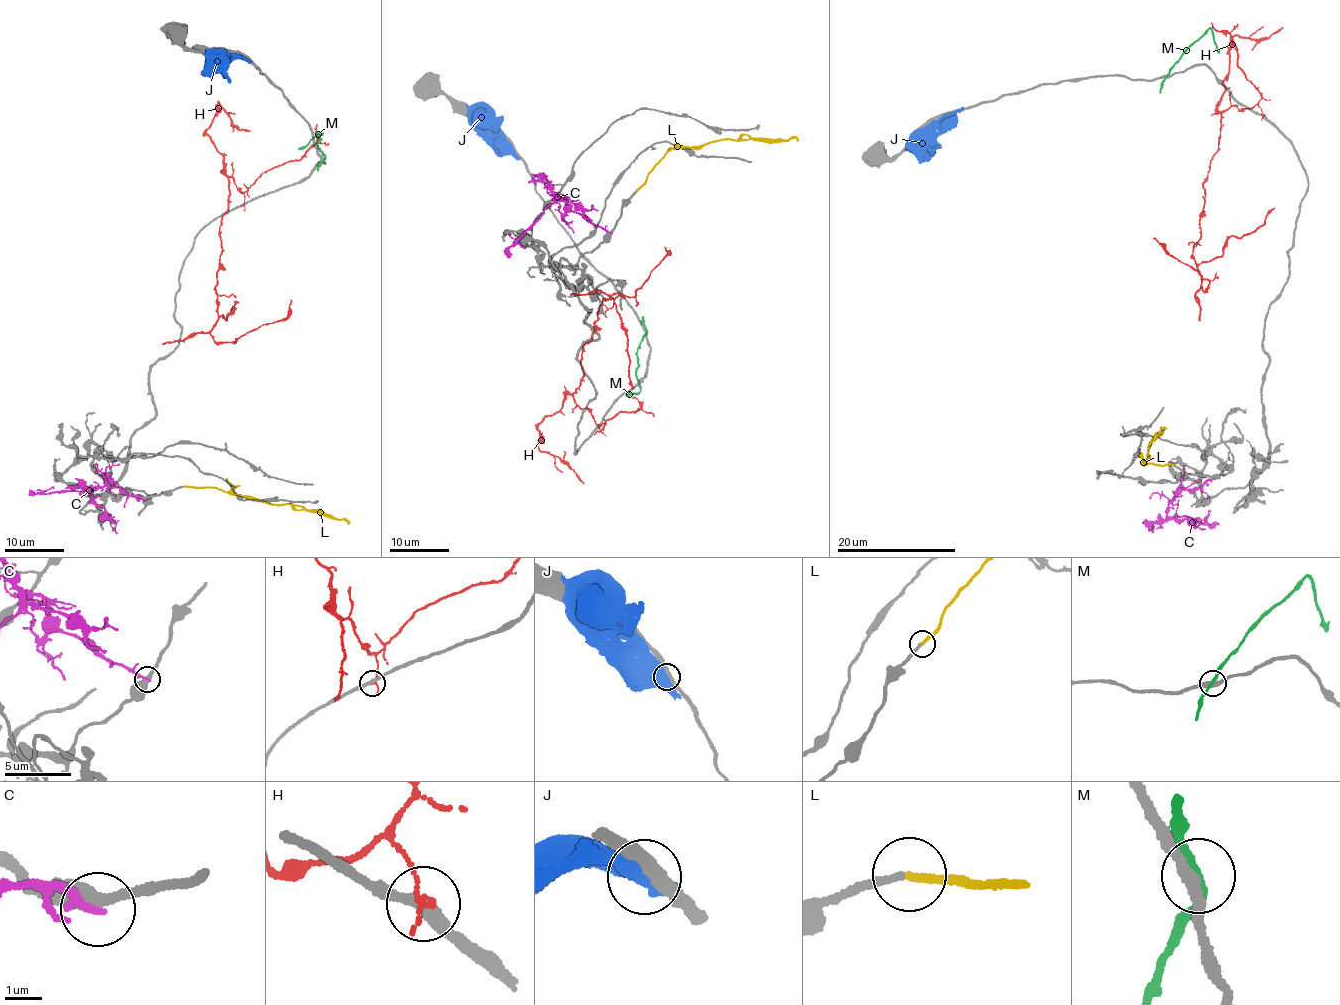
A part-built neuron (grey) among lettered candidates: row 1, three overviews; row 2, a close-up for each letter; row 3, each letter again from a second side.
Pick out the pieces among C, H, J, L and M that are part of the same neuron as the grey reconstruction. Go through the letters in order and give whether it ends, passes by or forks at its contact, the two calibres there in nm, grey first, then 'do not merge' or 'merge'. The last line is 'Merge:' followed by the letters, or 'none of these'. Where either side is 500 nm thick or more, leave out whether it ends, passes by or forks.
C: it ends | 420/240 nm | do not merge
H: it passes by | 280/110 nm | do not merge
J: it passes by | 280/480 nm | do not merge
L: it ends | 190/240 nm | merge
M: it passes by | 360/190 nm | do not merge
Merge: L

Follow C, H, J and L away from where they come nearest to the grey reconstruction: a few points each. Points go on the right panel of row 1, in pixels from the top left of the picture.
C: (1212, 478), (1199, 488), (1179, 493), (1169, 502), (1166, 512), (1168, 516), (1188, 516), (1210, 525), (1218, 524)
H: (1263, 115), (1256, 104), (1221, 114), (1192, 249), (1204, 291), (1209, 282), (1153, 237)
J: (952, 113), (927, 128), (905, 150)
L: (1172, 464), (1144, 466), (1151, 455), (1147, 454), (1150, 441), (1162, 427), (1167, 429)

